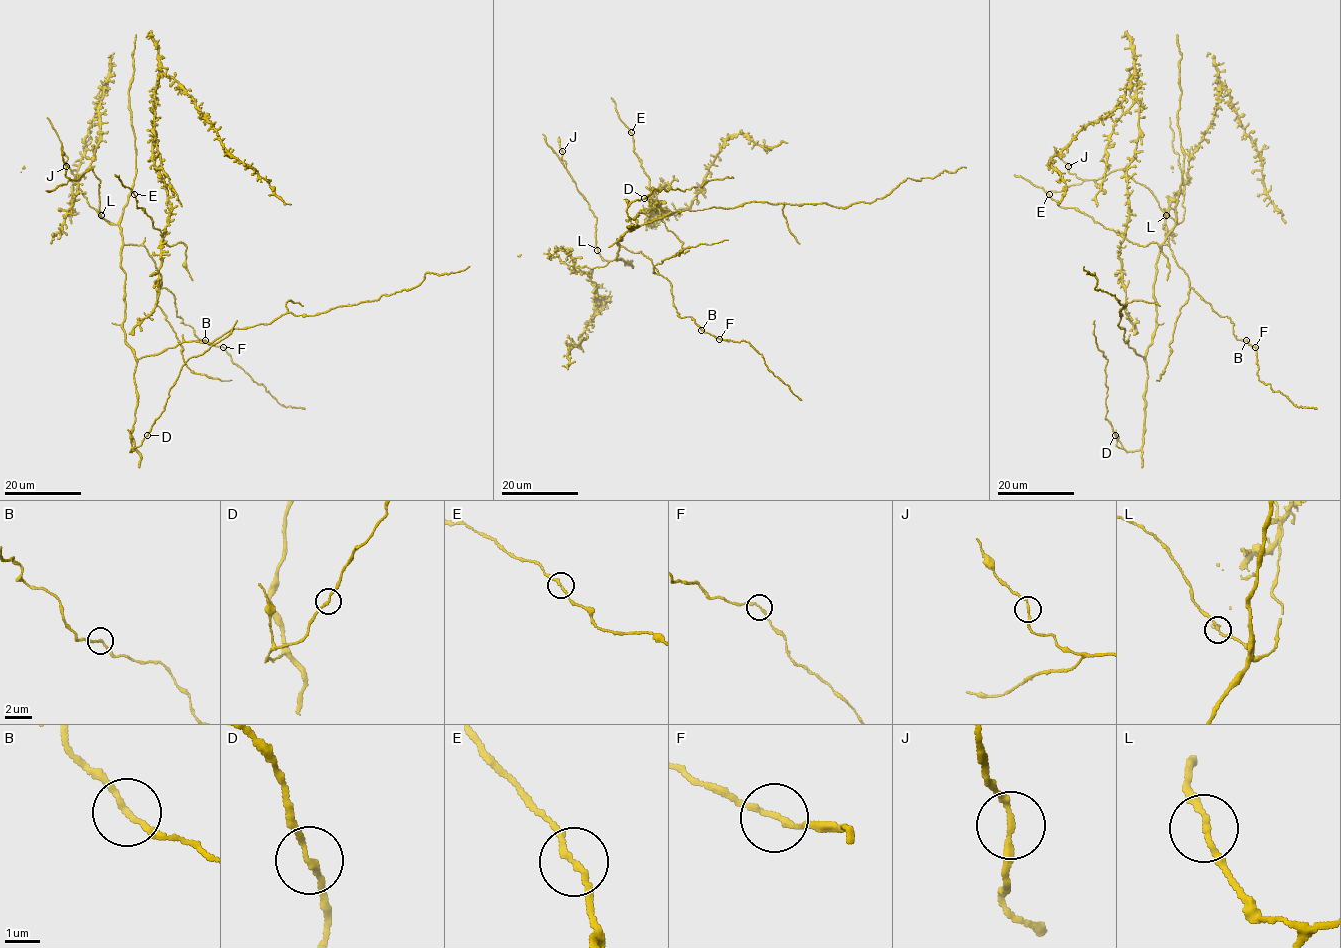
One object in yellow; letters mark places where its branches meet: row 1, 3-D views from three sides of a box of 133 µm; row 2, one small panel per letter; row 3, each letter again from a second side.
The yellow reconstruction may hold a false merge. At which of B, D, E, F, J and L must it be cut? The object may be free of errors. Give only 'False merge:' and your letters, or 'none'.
False merge: none

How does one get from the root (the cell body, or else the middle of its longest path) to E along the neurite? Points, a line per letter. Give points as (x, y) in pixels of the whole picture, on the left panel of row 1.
E: (144, 319), (154, 308), (159, 293), (162, 233), (144, 210), (137, 207), (134, 194)

